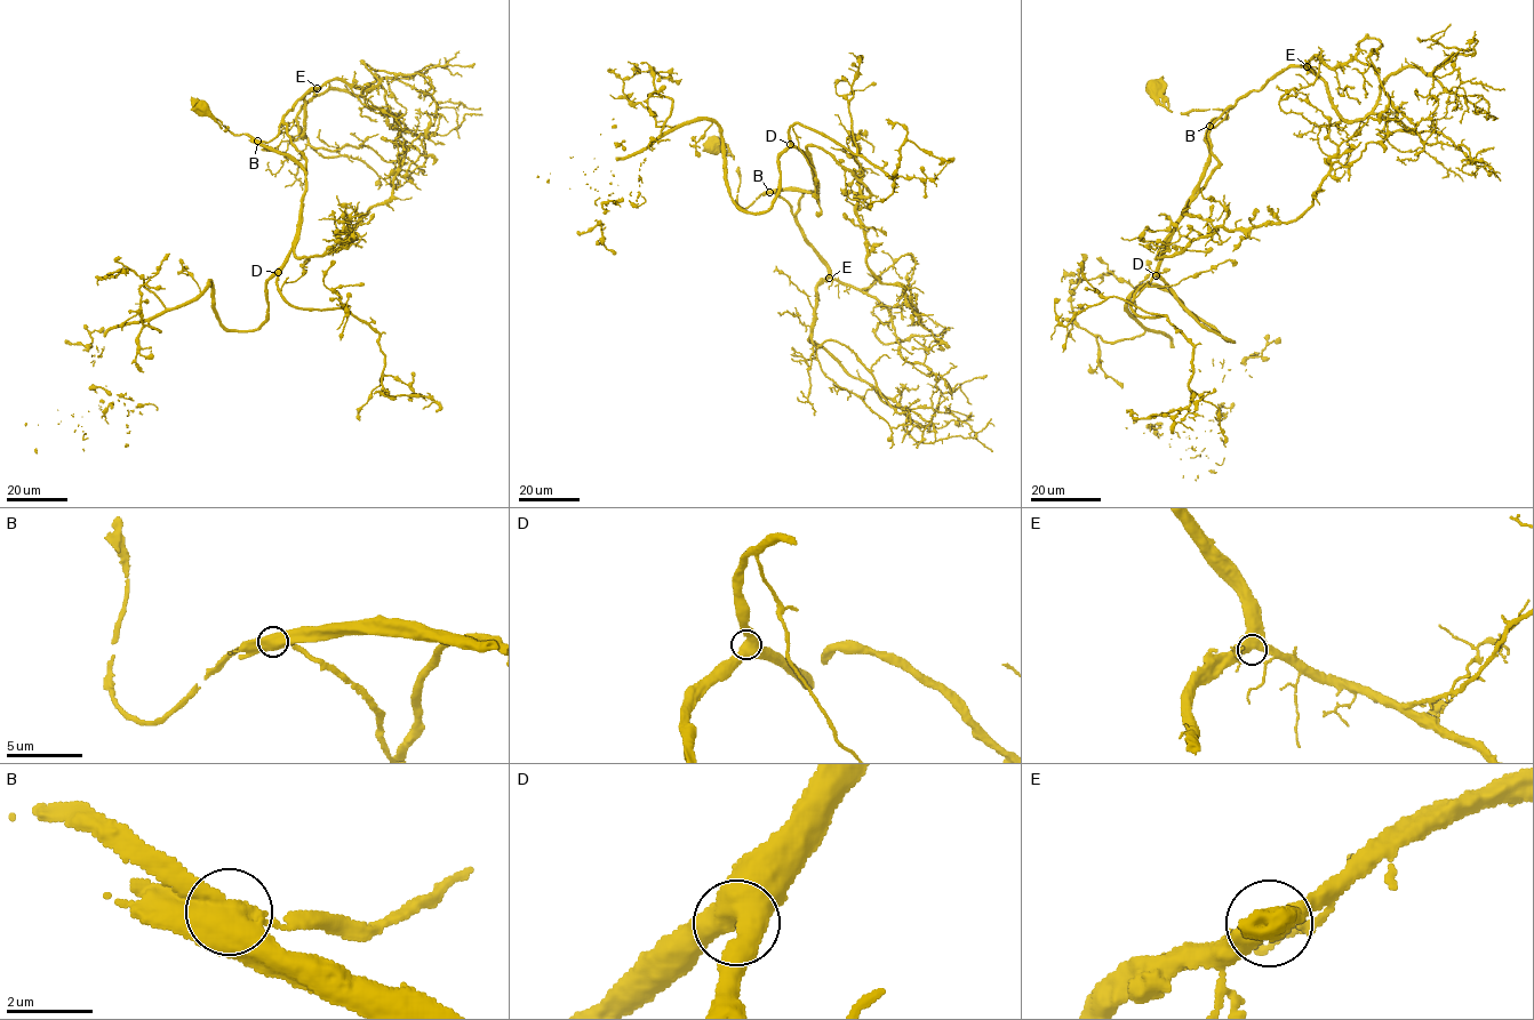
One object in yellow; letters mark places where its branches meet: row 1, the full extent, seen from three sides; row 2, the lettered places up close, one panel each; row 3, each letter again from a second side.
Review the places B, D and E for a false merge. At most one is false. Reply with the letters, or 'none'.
B

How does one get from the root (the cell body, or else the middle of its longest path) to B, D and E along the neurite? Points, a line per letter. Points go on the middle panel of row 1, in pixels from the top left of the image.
B: (713, 145), (729, 152), (737, 167), (737, 202), (741, 207), (746, 208), (761, 193), (769, 192)
D: (713, 145), (733, 157), (737, 202), (746, 208), (762, 193), (817, 189), (809, 162), (790, 144)
E: (713, 145), (729, 152), (737, 167), (737, 202), (746, 208), (762, 193), (781, 195), (827, 264), (829, 278)

